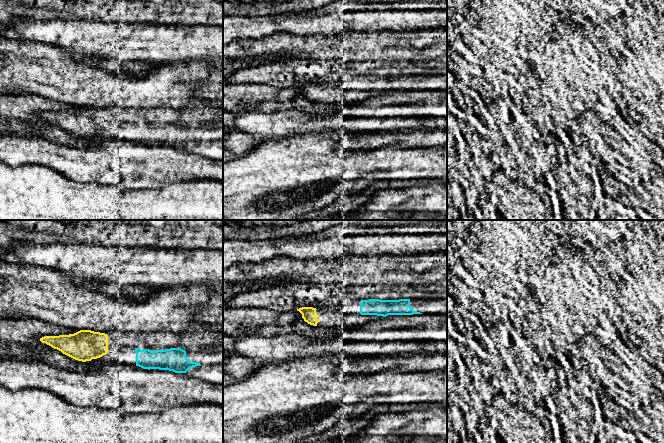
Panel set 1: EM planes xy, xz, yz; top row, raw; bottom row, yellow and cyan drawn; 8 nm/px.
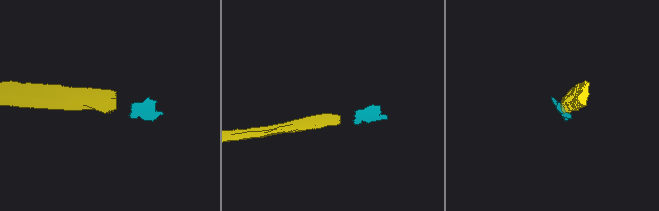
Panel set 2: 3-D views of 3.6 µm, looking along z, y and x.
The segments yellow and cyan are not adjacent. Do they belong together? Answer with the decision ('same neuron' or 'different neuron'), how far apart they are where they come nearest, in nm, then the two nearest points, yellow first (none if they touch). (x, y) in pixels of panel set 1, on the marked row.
same neuron | 220 nm | xy (107, 348), (135, 348)

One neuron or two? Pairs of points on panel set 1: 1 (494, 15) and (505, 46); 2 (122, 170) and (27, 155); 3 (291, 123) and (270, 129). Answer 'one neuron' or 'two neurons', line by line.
1: one neuron
2: one neuron
3: one neuron

